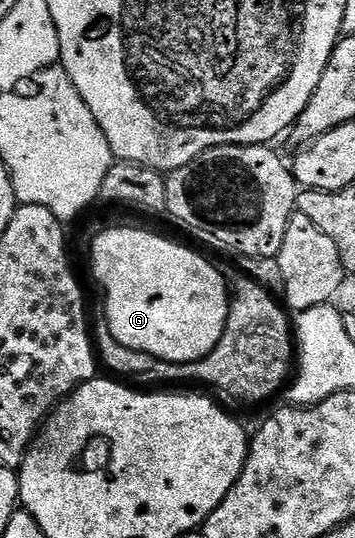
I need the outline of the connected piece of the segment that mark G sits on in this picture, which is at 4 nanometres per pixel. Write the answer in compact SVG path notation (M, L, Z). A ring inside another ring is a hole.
M115 226L112 230L103 230L95 238L95 243L91 246L91 270L95 273L95 278L99 281L101 289L107 293L107 311L105 317L109 324L109 332L113 332L113 340L117 344L125 344L125 348L133 348L137 352L145 352L149 356L158 358L160 363L169 362L196 362L204 358L221 340L225 332L227 323L227 313L231 307L229 301L229 282L224 274L219 270L218 265L213 261L206 262L199 254L194 254L187 246L178 246L175 242L170 242L167 238L162 238L159 234L150 234L147 230L134 230L131 226Z

